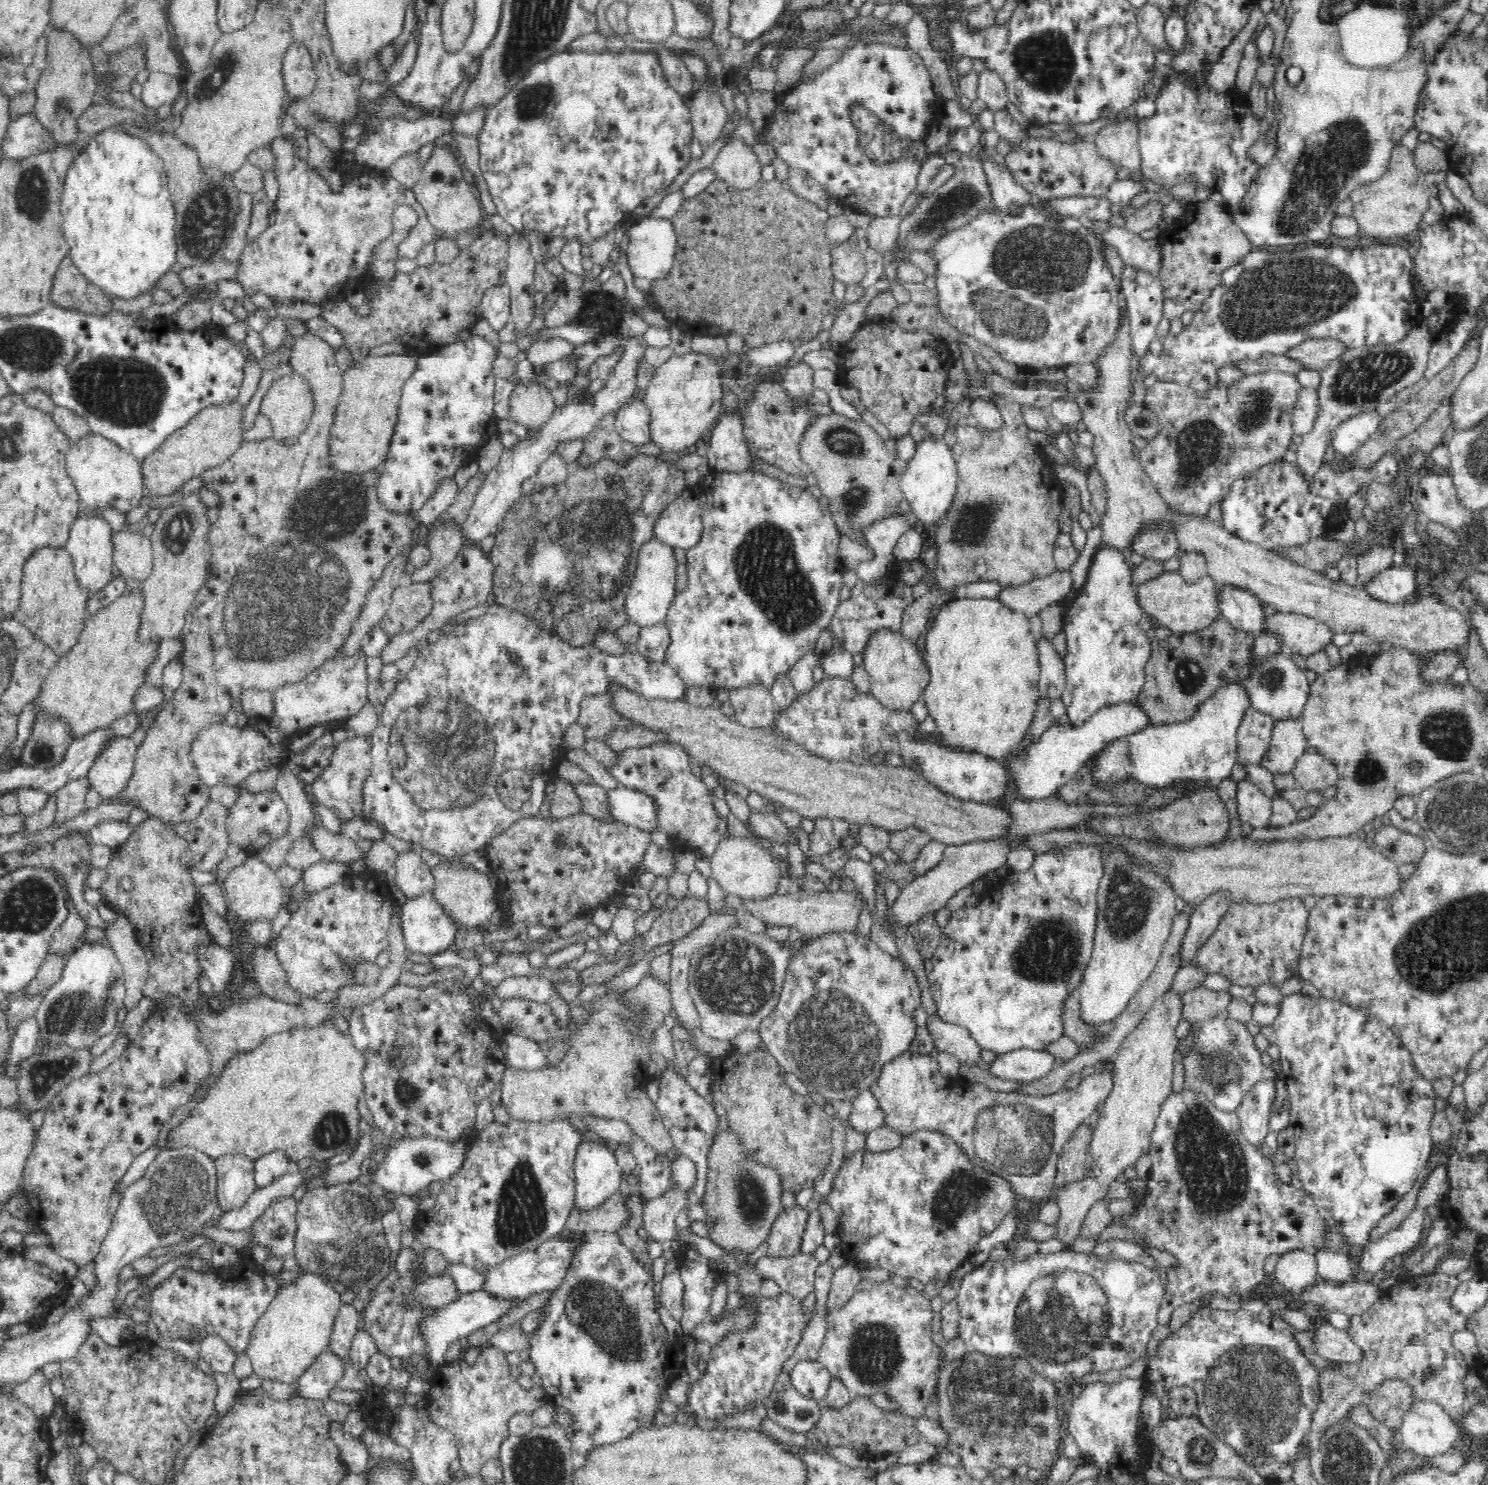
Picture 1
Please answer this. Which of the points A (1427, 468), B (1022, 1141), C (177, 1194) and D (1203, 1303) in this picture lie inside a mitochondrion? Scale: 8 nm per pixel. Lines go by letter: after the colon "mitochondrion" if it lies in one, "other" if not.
A: other
B: mitochondrion
C: mitochondrion
D: other

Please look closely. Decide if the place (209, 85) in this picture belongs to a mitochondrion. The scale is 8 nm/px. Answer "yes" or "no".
yes

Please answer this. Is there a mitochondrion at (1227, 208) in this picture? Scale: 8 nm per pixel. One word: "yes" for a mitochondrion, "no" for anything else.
no

